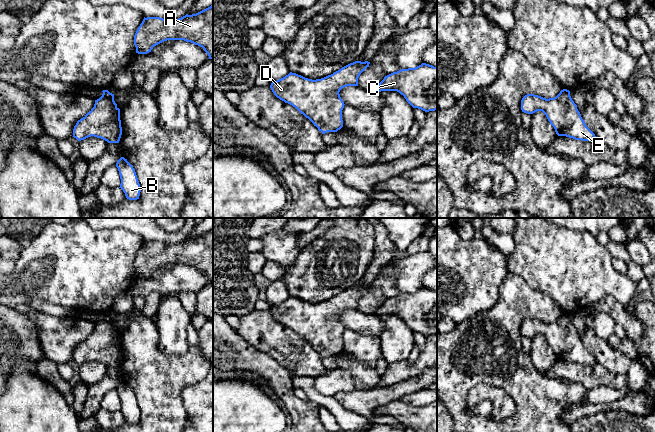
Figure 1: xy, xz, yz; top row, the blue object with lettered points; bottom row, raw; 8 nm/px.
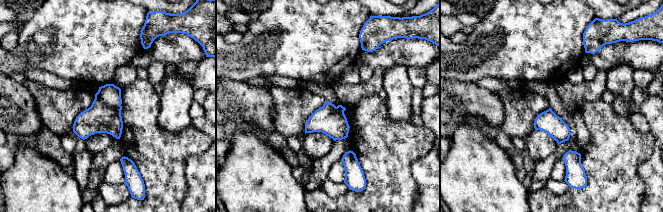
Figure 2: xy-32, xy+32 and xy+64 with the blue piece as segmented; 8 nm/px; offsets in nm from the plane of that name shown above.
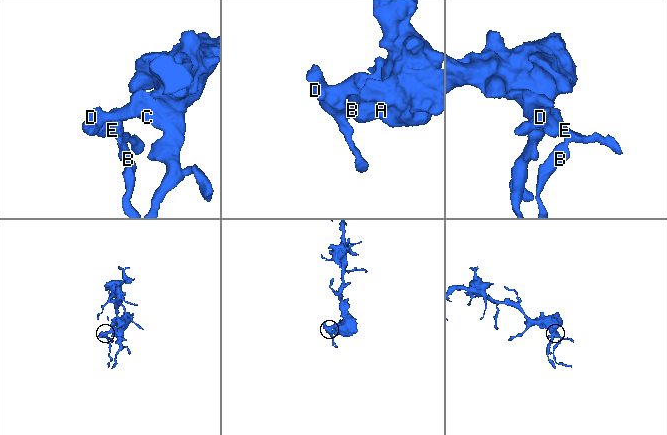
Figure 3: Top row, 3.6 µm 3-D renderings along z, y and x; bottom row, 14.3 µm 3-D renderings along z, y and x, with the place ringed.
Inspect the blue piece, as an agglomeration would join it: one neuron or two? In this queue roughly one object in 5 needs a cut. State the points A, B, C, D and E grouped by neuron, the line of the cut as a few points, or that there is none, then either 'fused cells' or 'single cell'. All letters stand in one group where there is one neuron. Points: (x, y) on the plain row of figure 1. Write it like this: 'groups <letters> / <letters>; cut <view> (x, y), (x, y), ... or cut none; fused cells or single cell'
groups A B C D E; cut none; single cell

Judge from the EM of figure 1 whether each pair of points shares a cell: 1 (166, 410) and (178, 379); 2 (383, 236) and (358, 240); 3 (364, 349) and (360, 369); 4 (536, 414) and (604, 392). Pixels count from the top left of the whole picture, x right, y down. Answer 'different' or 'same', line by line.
1: same
2: different
3: different
4: different

